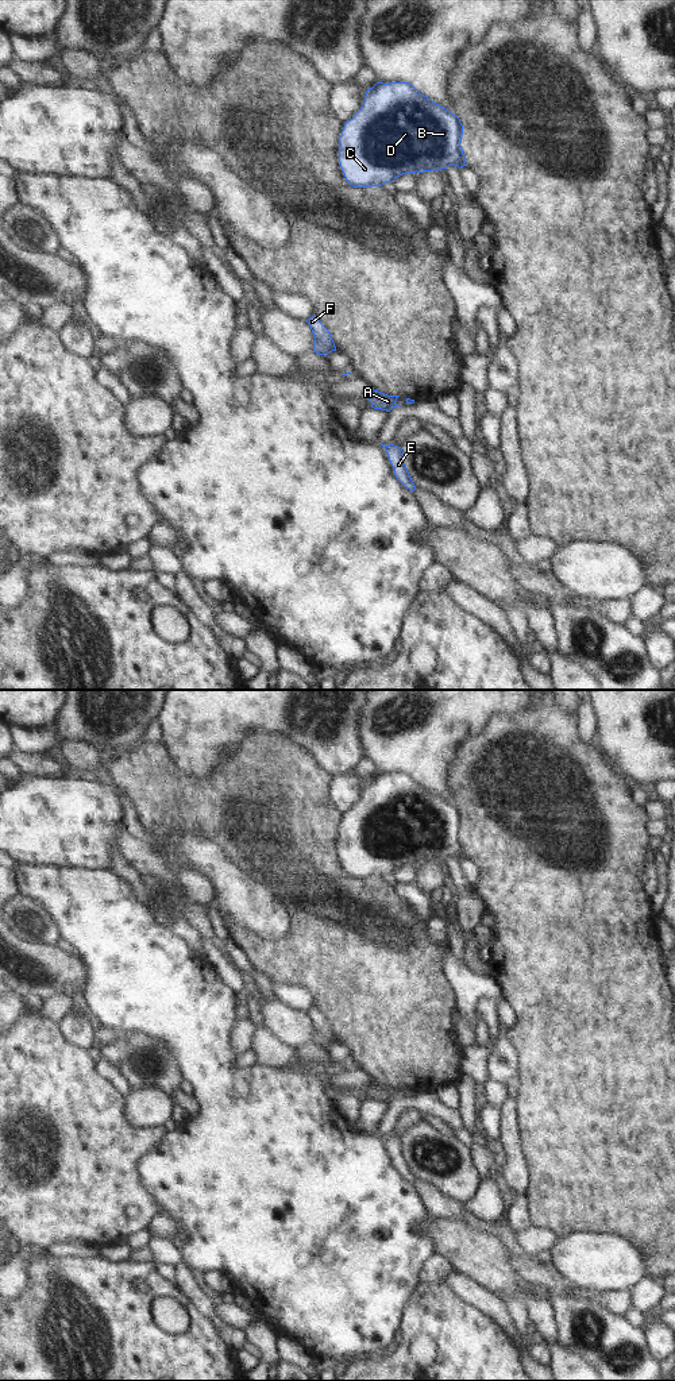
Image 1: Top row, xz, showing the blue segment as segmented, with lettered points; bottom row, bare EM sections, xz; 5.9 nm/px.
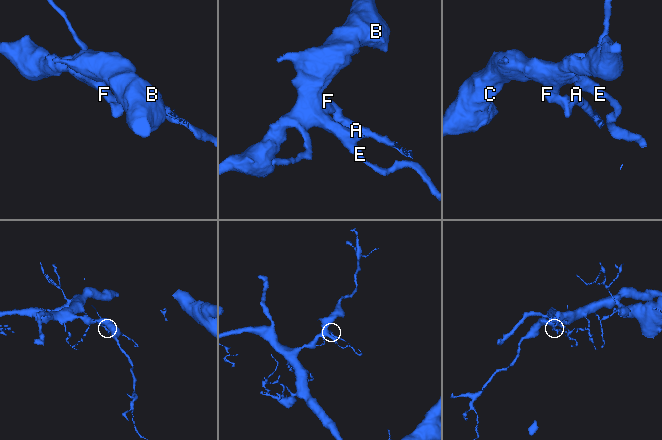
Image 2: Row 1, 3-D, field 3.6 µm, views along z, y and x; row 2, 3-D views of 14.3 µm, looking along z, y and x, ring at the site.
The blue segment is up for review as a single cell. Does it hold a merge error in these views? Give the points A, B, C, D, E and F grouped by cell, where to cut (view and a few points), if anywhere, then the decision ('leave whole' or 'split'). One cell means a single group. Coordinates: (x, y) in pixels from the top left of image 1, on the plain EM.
groups A F / B C D E; cut xz (315, 1027), (331, 1042); split

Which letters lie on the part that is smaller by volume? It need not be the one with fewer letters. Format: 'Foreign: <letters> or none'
Foreign: A, F

